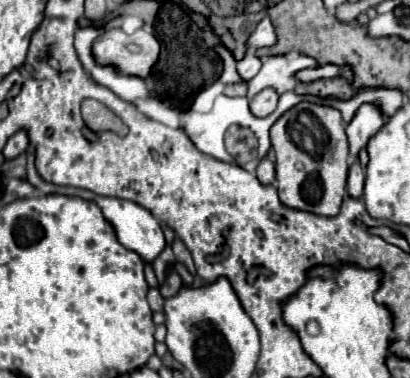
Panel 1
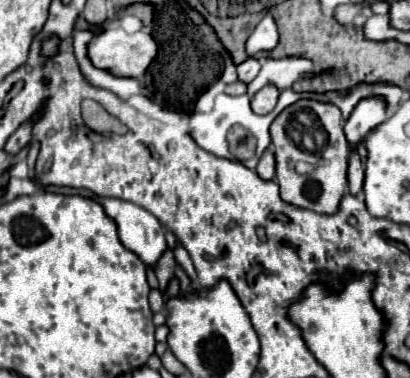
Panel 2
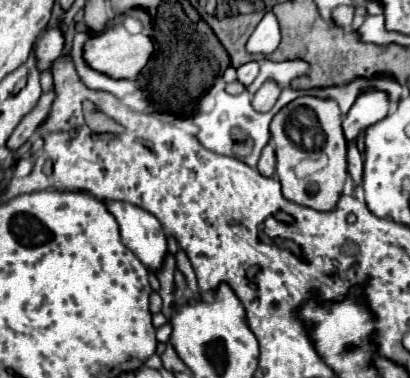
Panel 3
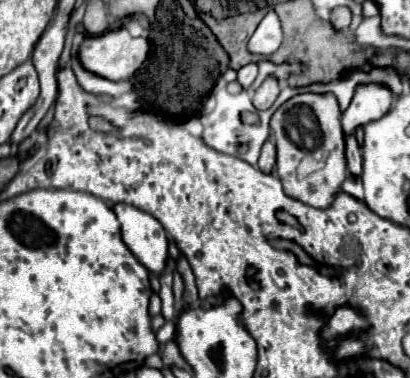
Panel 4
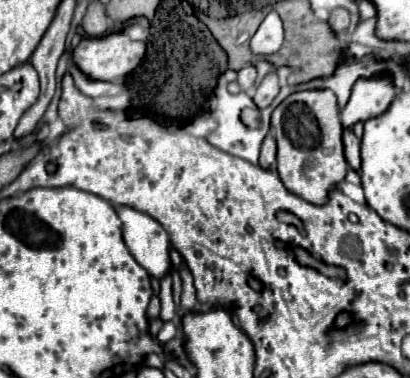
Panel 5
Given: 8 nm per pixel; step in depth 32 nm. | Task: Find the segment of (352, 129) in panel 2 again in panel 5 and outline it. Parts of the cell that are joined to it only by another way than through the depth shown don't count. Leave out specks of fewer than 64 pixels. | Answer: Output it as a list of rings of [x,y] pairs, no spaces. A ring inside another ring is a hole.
[[[390,74],[356,80],[356,84],[352,86],[350,100],[342,108],[342,126],[350,128],[356,122],[380,116],[390,106],[392,100],[394,100],[394,84]]]

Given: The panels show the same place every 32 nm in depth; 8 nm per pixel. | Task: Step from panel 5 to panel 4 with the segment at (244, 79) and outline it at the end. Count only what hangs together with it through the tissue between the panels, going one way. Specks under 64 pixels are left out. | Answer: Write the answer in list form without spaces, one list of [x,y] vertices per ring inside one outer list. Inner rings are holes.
[[[246,64],[244,68],[238,70],[238,82],[242,84],[244,90],[248,90],[248,88],[252,86],[256,74],[258,74],[258,66],[256,66],[256,64]]]

